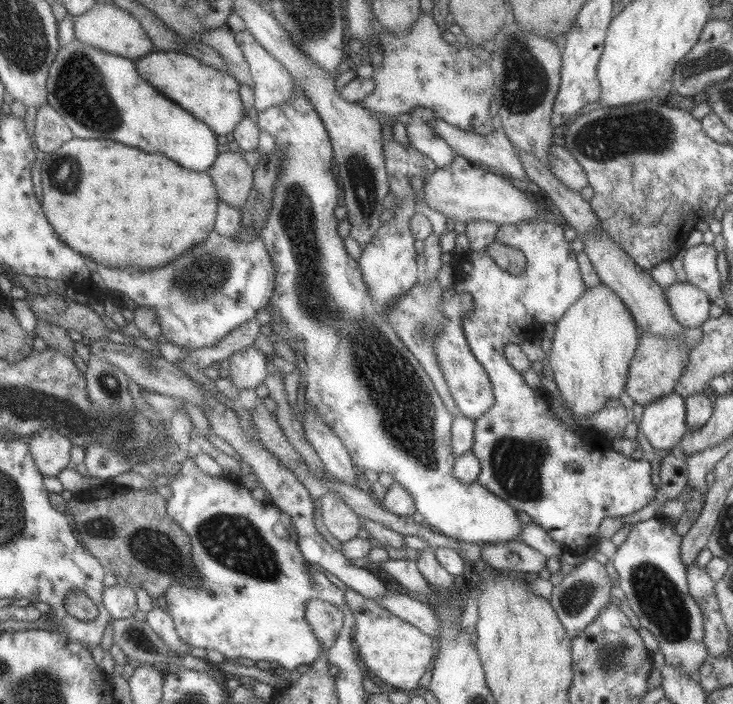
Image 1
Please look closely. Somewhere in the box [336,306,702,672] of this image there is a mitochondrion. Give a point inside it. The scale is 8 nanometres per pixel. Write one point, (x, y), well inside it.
(659, 599)

